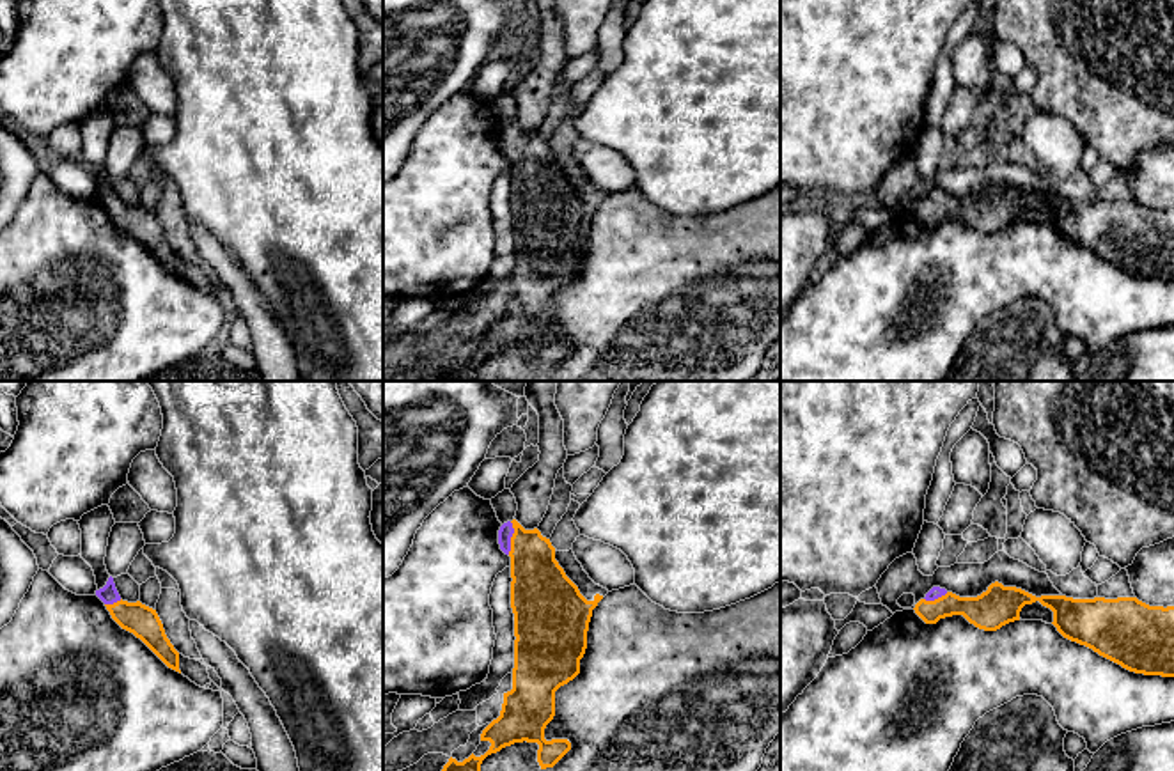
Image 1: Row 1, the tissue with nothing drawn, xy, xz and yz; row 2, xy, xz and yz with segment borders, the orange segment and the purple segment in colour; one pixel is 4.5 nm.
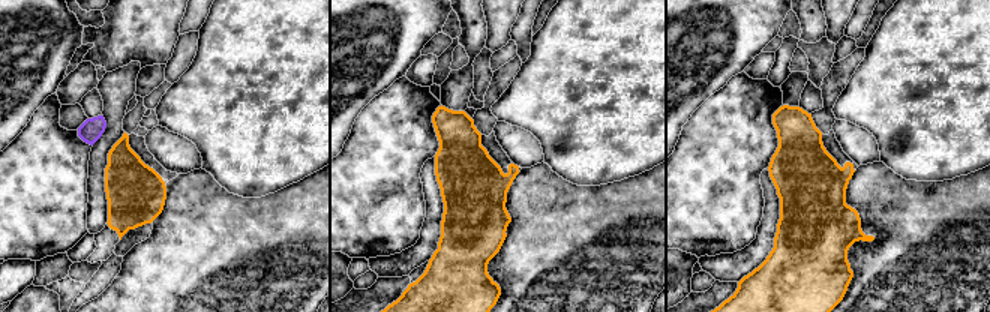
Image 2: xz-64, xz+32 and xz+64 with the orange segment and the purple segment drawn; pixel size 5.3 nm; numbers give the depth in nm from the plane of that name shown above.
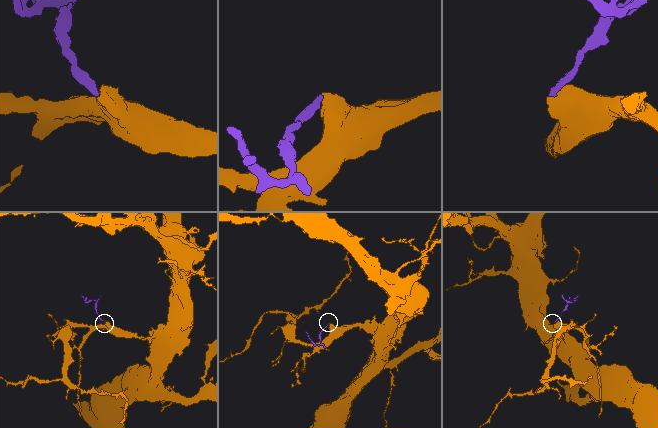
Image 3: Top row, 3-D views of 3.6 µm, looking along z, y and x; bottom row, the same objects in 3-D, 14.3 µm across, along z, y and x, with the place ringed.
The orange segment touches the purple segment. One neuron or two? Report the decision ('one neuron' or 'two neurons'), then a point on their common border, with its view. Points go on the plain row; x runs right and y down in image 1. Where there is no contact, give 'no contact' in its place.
one neuron; contact xz (511, 140)

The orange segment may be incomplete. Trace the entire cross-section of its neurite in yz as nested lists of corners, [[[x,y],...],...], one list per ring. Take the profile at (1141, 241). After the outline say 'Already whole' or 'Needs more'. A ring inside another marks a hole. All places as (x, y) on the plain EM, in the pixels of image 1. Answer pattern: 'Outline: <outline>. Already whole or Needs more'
Outline: [[[995,184],[977,200],[959,200],[933,190],[913,213],[926,227],[963,218],[979,232],[997,234],[1020,223],[1021,211],[1036,204],[1053,214],[1052,227],[1064,241],[1130,275],[1174,280],[1174,209],[1149,209],[1137,200],[1036,200]]]. Needs more

